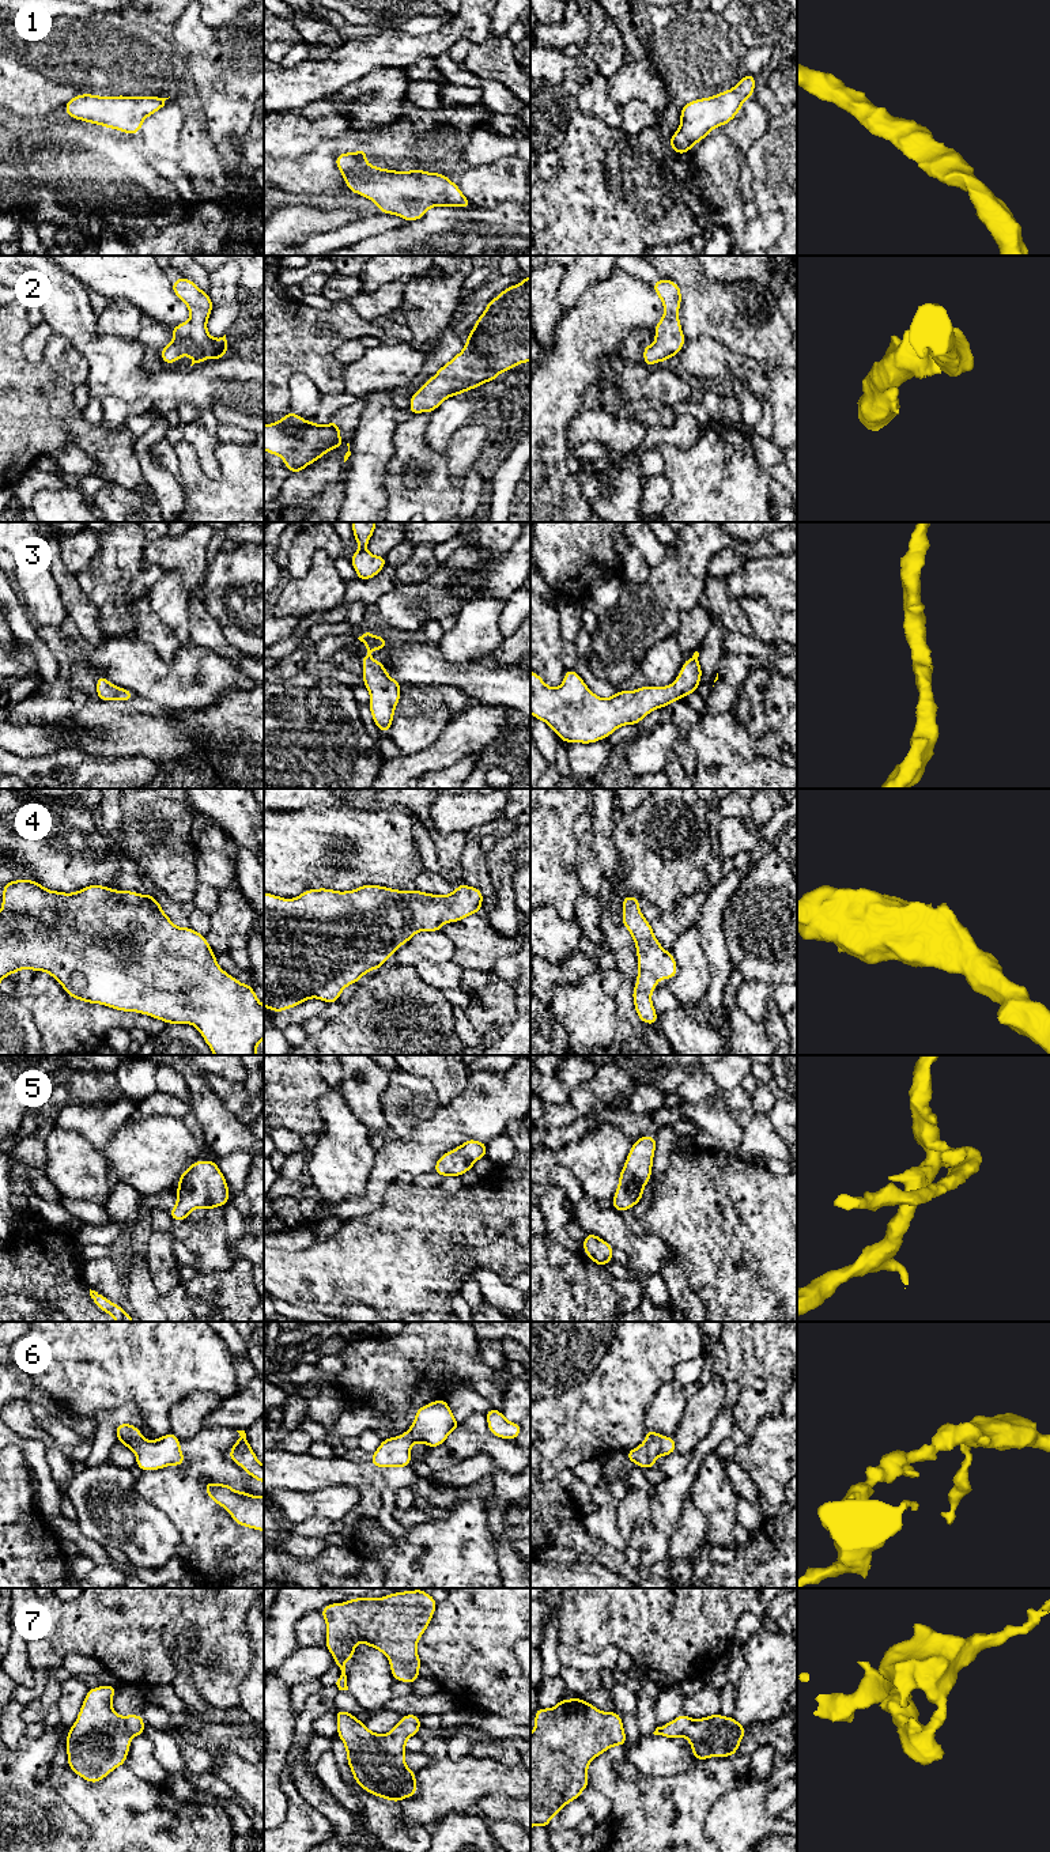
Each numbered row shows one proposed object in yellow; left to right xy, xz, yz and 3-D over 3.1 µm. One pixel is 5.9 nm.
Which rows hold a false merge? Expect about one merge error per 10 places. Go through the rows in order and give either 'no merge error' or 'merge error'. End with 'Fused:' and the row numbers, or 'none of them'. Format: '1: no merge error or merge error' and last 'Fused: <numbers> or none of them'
1: no merge error
2: no merge error
3: no merge error
4: no merge error
5: no merge error
6: no merge error
7: no merge error
Fused: none of them

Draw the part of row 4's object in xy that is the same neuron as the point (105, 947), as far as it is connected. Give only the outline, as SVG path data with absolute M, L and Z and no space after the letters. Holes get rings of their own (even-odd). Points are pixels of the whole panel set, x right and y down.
M27 878L3 884L0 983L20 970L49 974L69 997L87 1004L147 1014L166 1024L190 1024L199 1029L214 1055L257 1055L257 1046L264 1039L264 1005L253 986L223 971L205 936L190 926L175 926L150 893L120 892L99 884L65 893L49 891Z

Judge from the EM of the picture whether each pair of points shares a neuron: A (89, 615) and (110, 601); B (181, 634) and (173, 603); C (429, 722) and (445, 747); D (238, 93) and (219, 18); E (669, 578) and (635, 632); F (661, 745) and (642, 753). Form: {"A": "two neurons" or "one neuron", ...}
{"A": "two neurons", "B": "one neuron", "C": "two neurons", "D": "two neurons", "E": "one neuron", "F": "one neuron"}

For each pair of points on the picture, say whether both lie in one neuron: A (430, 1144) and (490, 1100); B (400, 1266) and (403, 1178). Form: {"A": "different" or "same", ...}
{"A": "same", "B": "different"}

